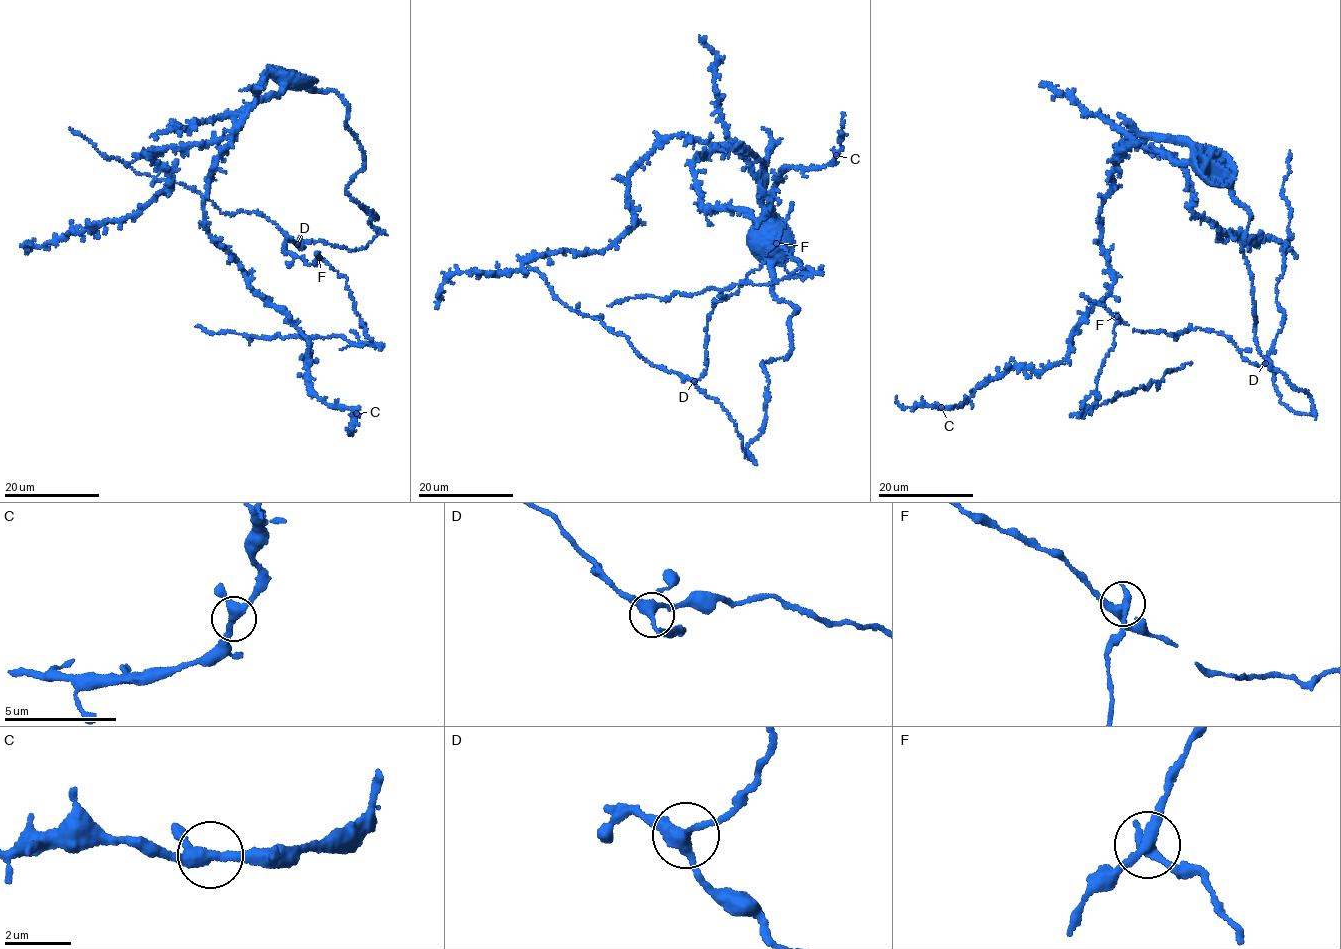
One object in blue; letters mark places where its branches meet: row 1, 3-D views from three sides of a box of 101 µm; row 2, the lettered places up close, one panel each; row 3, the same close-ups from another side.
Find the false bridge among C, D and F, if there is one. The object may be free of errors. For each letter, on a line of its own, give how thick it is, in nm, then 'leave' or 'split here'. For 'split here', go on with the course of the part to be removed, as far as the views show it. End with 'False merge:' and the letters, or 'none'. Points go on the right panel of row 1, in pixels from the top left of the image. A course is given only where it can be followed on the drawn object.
C: 320 nm thick; leave
D: 320 nm thick; leave
F: 280 nm thick; split here; foreign part runs (1117, 316), (1115, 342), (1082, 411), (1118, 394), (1147, 388), (1168, 370), (1192, 363)
False merge: F

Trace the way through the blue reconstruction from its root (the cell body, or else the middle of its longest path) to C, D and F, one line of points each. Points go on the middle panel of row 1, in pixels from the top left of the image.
C: (784, 358), (770, 199), (739, 146), (691, 165), (706, 213), (757, 220), (781, 173), (836, 155)
D: (784, 358), (761, 365), (768, 383), (766, 410), (762, 431), (749, 447), (749, 458), (734, 421), (694, 381)
F: (784, 358), (761, 365), (766, 410), (749, 458), (734, 421), (694, 381), (705, 369), (714, 304), (776, 243)

